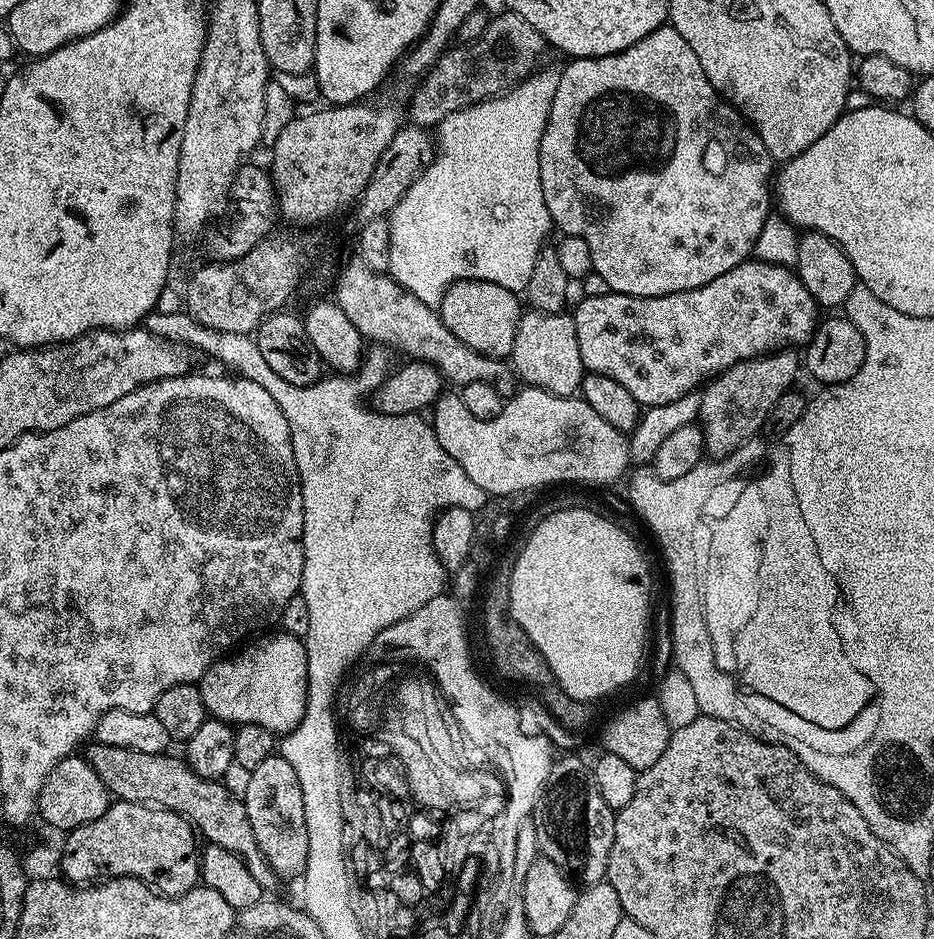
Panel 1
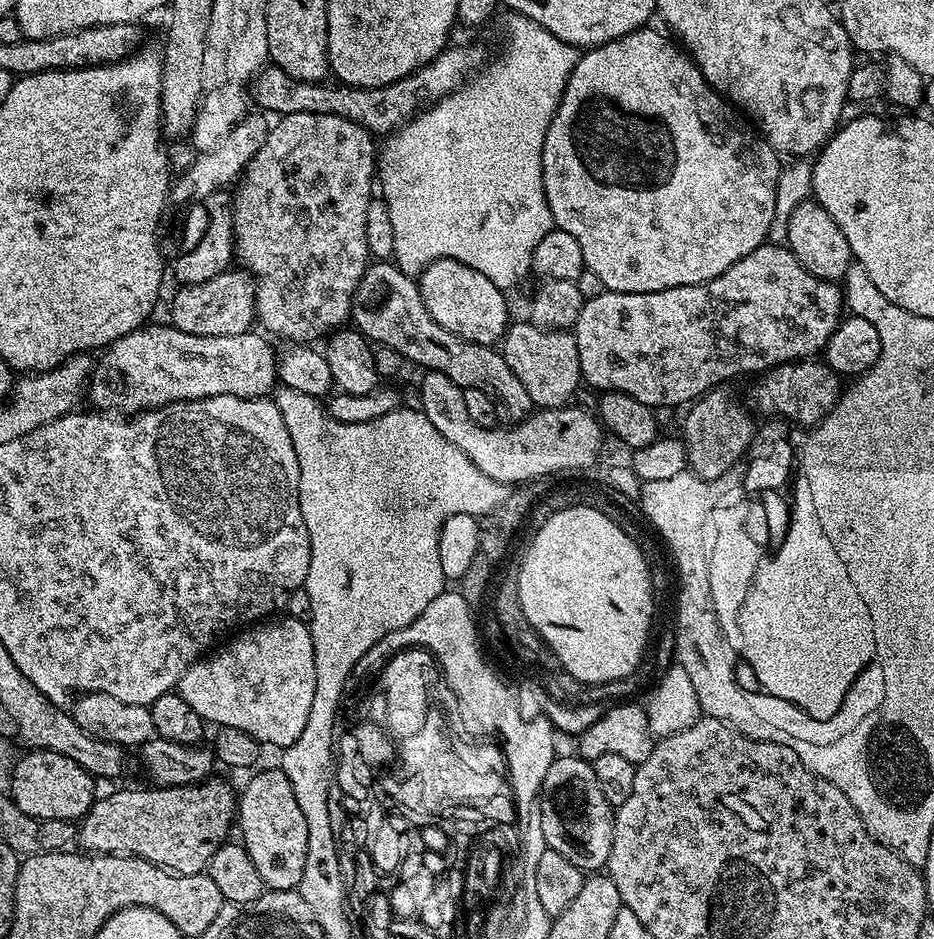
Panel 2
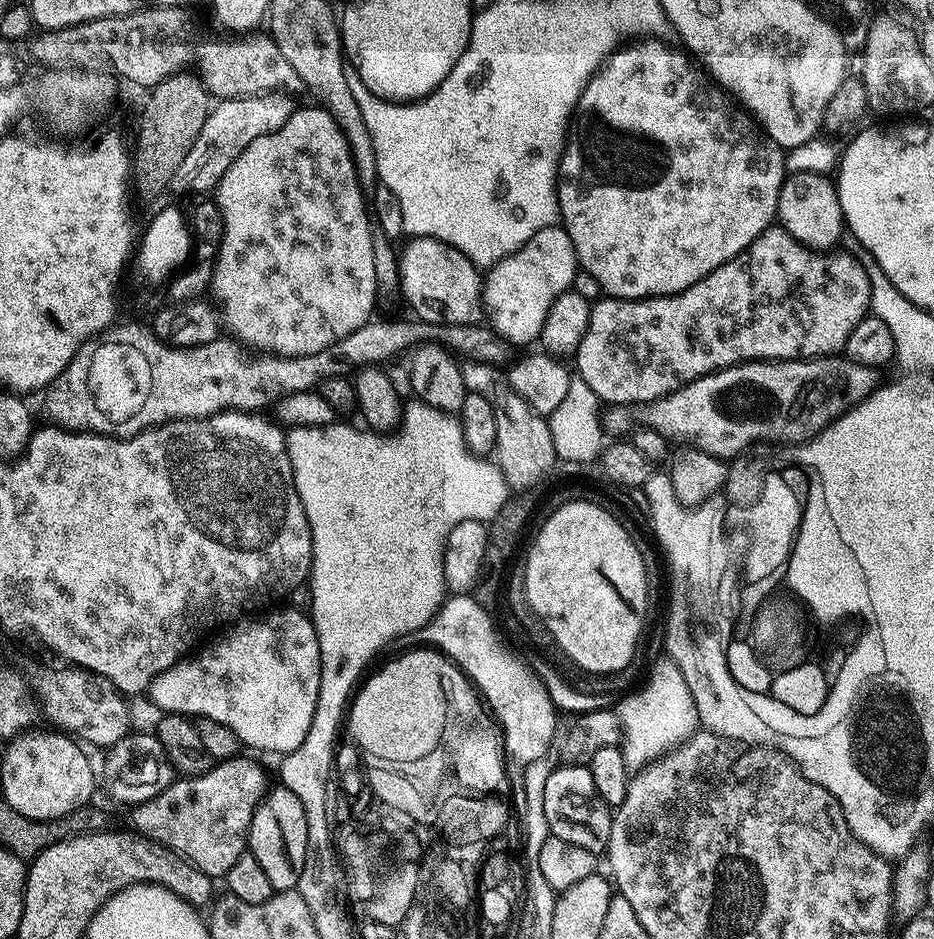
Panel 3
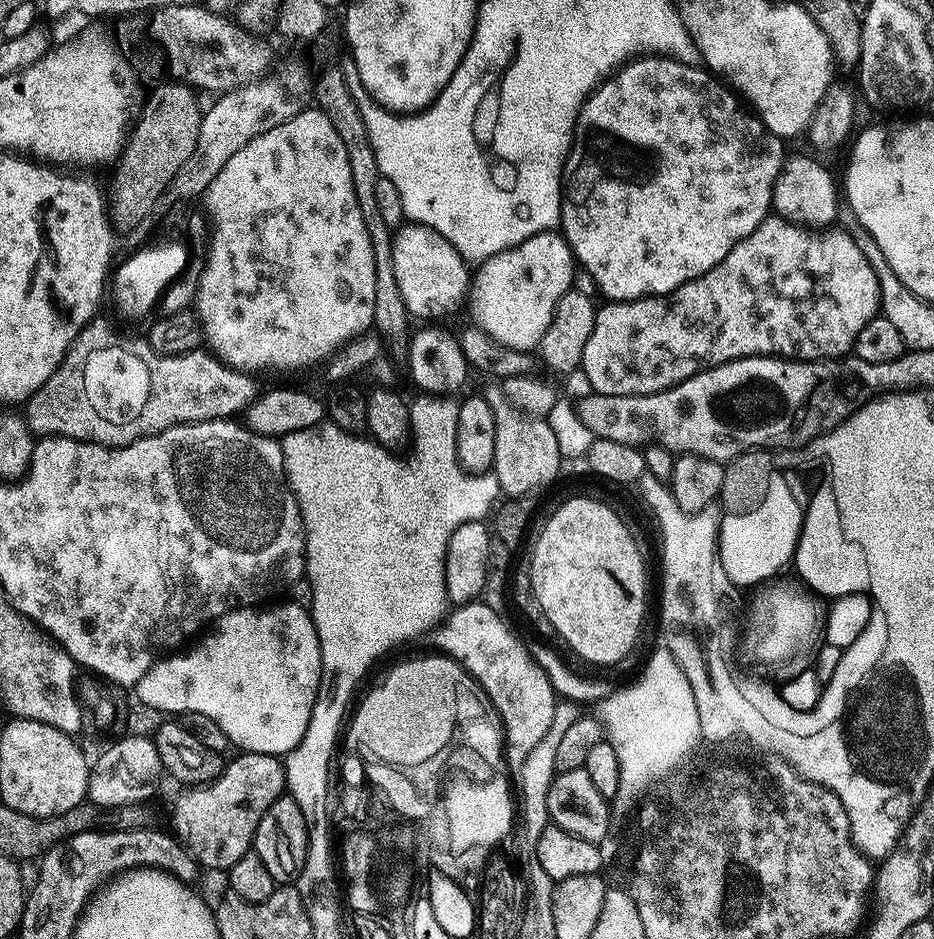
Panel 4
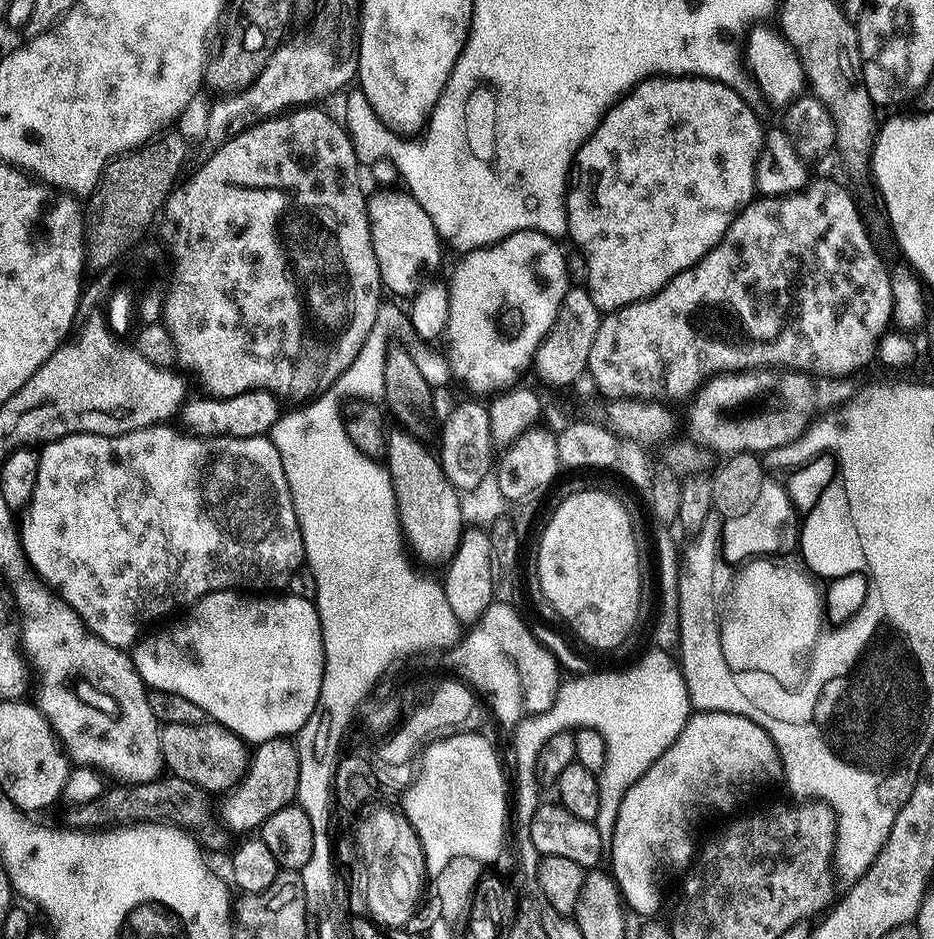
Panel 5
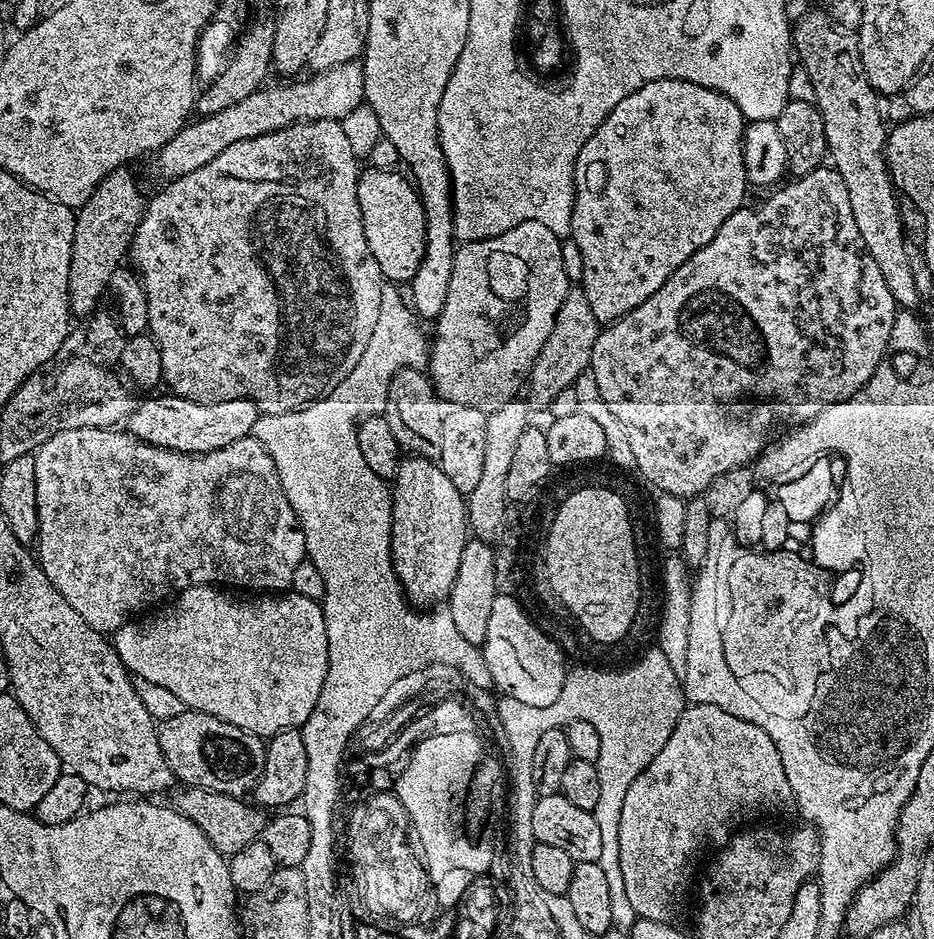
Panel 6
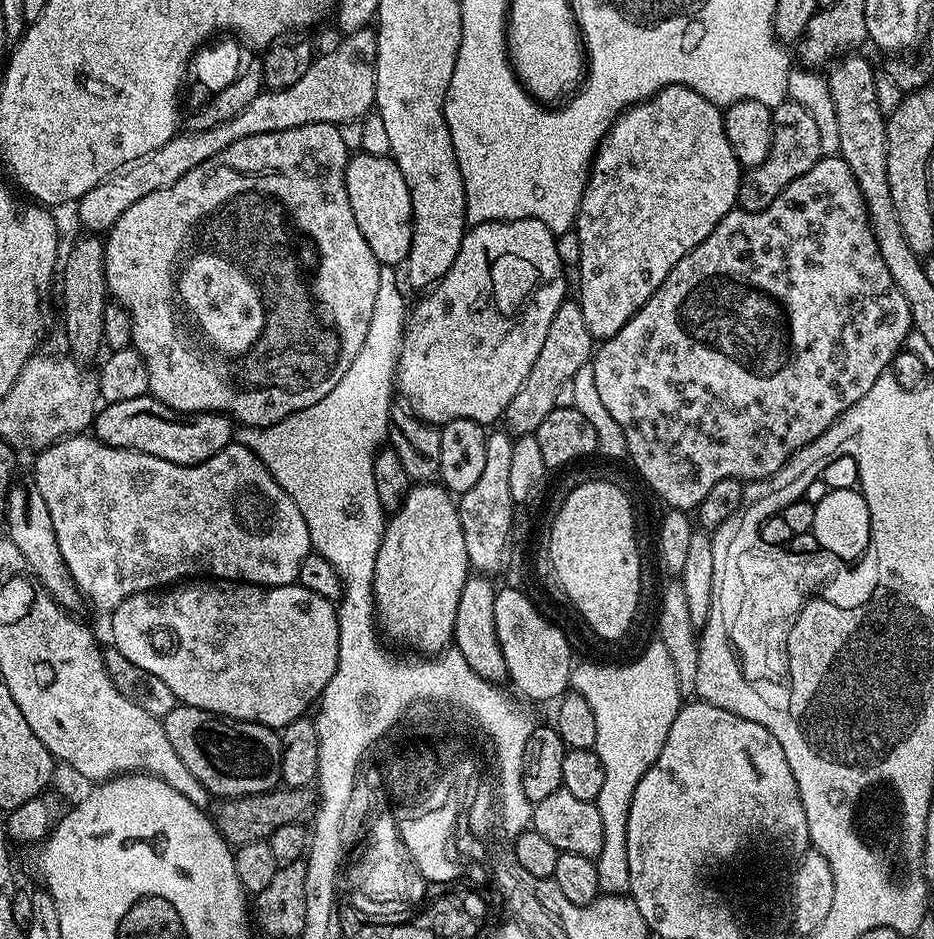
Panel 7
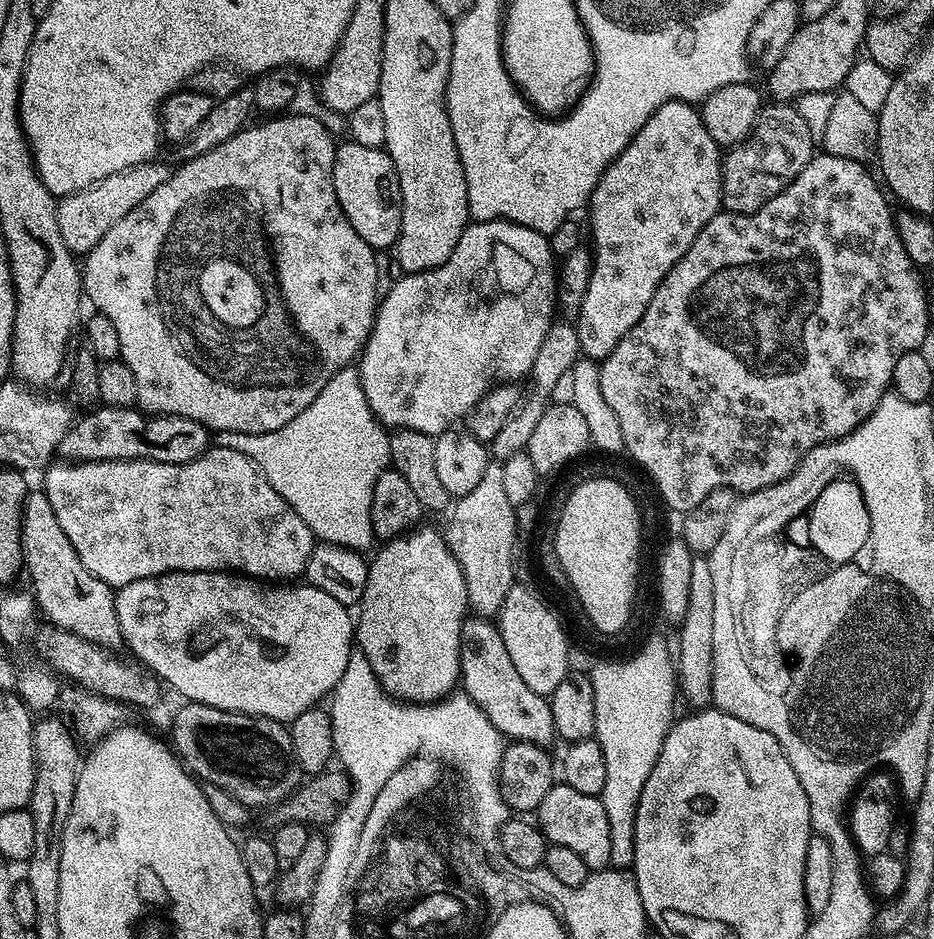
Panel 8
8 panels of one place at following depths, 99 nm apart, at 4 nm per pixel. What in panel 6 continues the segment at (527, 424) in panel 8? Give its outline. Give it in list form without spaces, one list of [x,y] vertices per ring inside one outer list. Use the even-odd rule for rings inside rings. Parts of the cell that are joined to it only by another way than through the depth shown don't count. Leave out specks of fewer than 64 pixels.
[[[570,290],[562,306],[558,306],[554,330],[550,330],[546,346],[542,346],[531,372],[526,377],[526,388],[532,391],[532,396],[538,403],[544,406],[551,405],[559,392],[572,387],[578,374],[589,371],[594,342],[601,327],[600,321],[594,318],[594,310],[590,310],[590,302],[586,302],[586,294],[582,290]]]

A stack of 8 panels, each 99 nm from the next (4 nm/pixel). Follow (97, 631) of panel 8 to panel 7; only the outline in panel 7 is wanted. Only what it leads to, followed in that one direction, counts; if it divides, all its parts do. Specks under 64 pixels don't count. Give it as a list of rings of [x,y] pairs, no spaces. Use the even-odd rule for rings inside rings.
[[[17,479],[9,490],[7,514],[7,535],[19,552],[27,560],[32,573],[38,582],[66,609],[76,610],[82,604],[82,597],[74,578],[70,578],[70,570],[66,570],[66,562],[62,562],[62,550],[58,550],[58,534],[54,534],[54,521],[50,518],[50,506],[46,506],[46,498],[42,498],[42,490],[38,490],[35,479]]]

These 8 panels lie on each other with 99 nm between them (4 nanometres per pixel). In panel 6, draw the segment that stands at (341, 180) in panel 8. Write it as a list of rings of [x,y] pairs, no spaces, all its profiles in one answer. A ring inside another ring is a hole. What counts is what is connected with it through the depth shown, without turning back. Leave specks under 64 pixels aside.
[[[365,167],[358,178],[358,206],[362,210],[362,230],[366,230],[366,246],[370,246],[374,262],[378,262],[378,270],[382,270],[385,281],[404,286],[414,278],[424,257],[426,222],[420,193],[407,175],[399,176],[398,173],[399,171],[386,168]]]

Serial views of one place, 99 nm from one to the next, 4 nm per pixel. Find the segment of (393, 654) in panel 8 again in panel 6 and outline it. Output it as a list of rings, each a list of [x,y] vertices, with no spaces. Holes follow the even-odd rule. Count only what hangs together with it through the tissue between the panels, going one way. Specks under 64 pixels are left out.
[[[405,455],[400,461],[396,475],[390,484],[390,495],[392,497],[392,566],[396,571],[396,577],[400,579],[400,585],[404,588],[404,595],[416,606],[432,606],[435,600],[447,601],[450,590],[454,586],[454,578],[458,576],[458,562],[462,560],[462,550],[468,545],[470,533],[468,531],[468,505],[465,497],[458,490],[454,490],[454,485],[450,478],[440,469],[439,463],[435,460],[428,460],[425,456]]]

